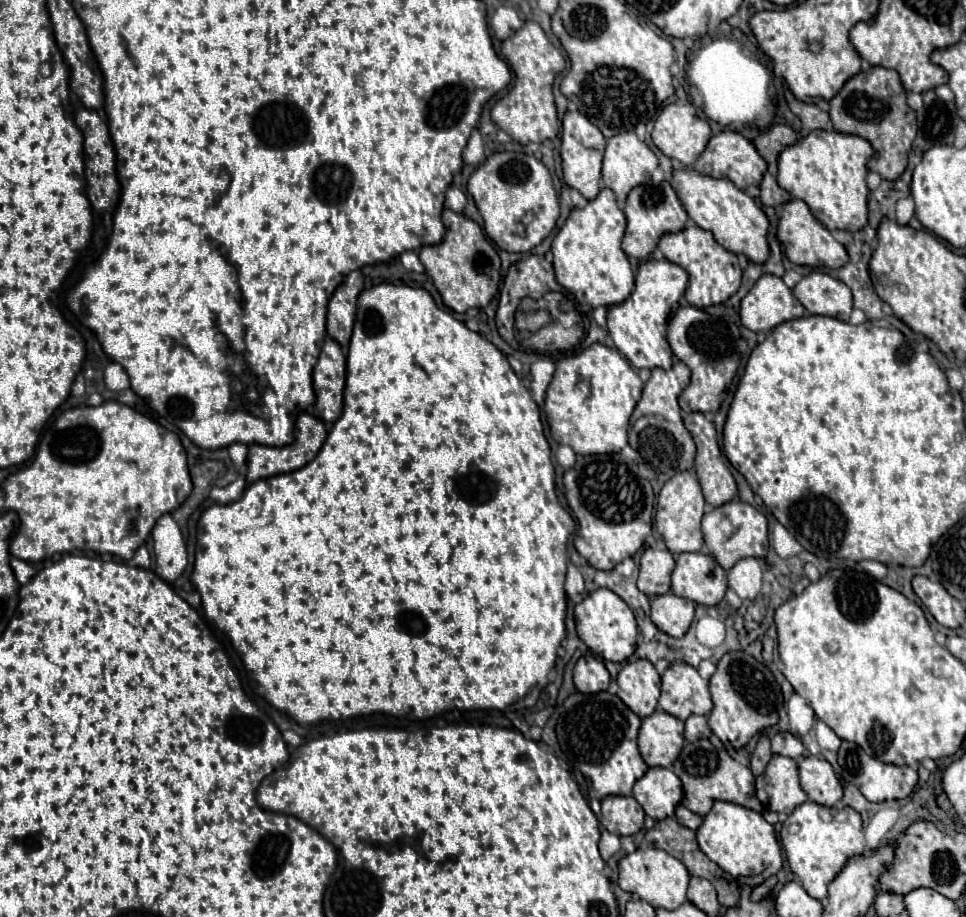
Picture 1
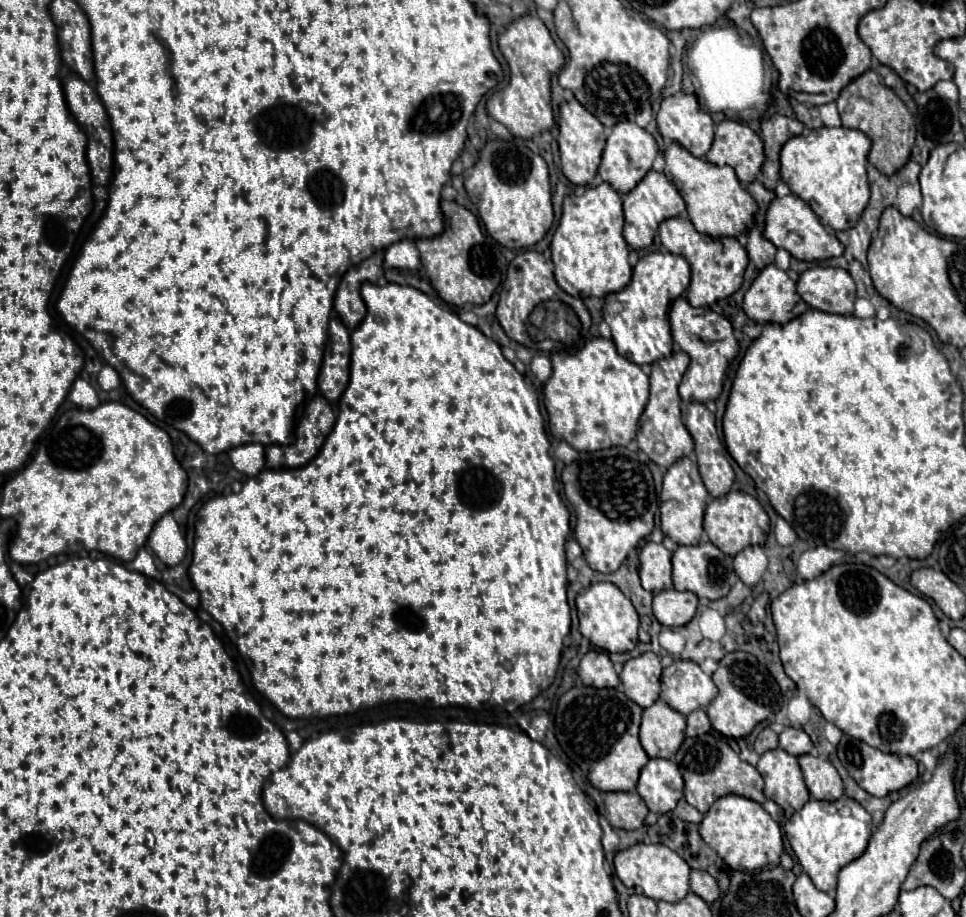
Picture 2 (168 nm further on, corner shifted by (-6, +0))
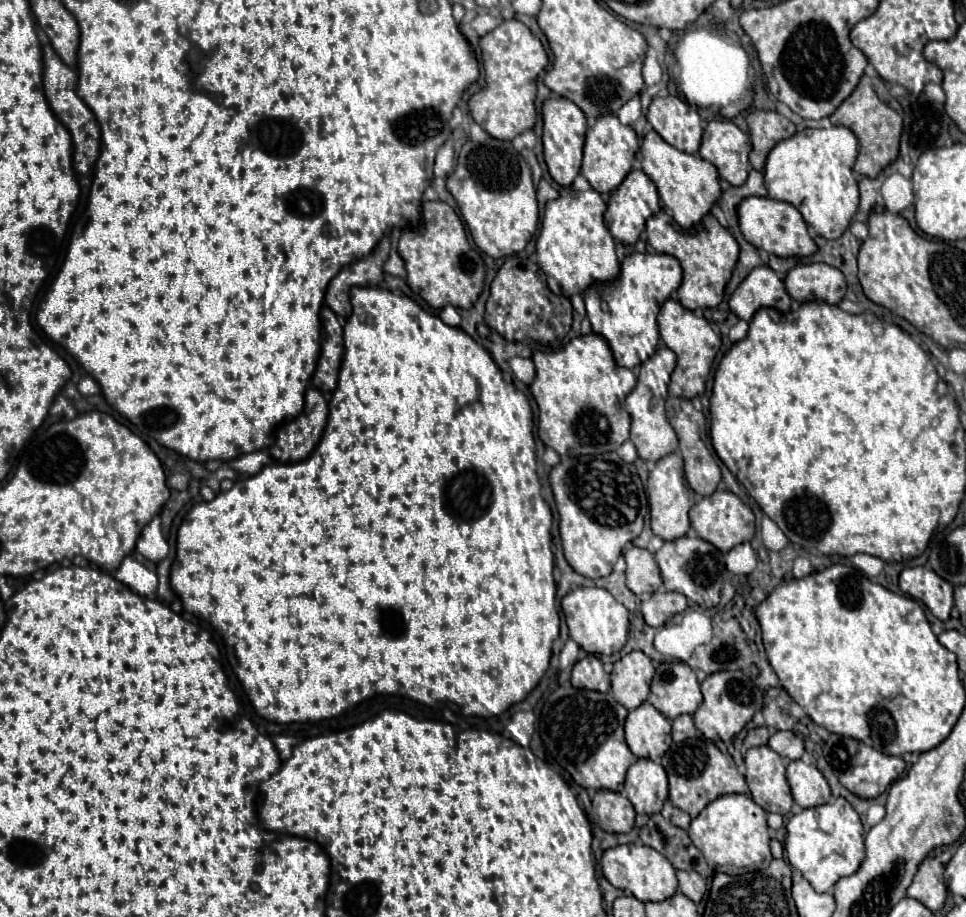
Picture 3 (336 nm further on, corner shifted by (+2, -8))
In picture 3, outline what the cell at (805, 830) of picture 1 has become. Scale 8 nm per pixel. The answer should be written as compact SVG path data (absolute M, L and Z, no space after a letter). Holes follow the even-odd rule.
M834 798L828 804L806 808L794 814L786 824L788 862L802 872L816 892L830 892L836 880L854 874L864 860L864 830L858 812L844 800Z

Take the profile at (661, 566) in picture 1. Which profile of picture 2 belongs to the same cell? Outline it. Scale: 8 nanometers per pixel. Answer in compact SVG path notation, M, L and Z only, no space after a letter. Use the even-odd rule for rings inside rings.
M646 542L640 552L640 580L644 590L670 590L672 588L672 552L662 544Z

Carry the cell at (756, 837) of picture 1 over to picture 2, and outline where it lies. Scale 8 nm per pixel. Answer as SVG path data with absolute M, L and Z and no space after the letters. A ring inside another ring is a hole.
M736 794L722 796L710 806L704 820L700 822L700 836L710 848L716 850L716 854L725 864L732 870L742 872L774 868L780 864L780 856L784 852L780 824L774 822L758 802L752 802Z

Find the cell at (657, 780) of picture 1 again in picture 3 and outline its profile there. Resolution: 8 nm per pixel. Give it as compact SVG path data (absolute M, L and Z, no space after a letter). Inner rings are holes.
M638 758L626 772L624 794L630 798L638 814L656 814L668 800L668 776L664 768L652 760Z

